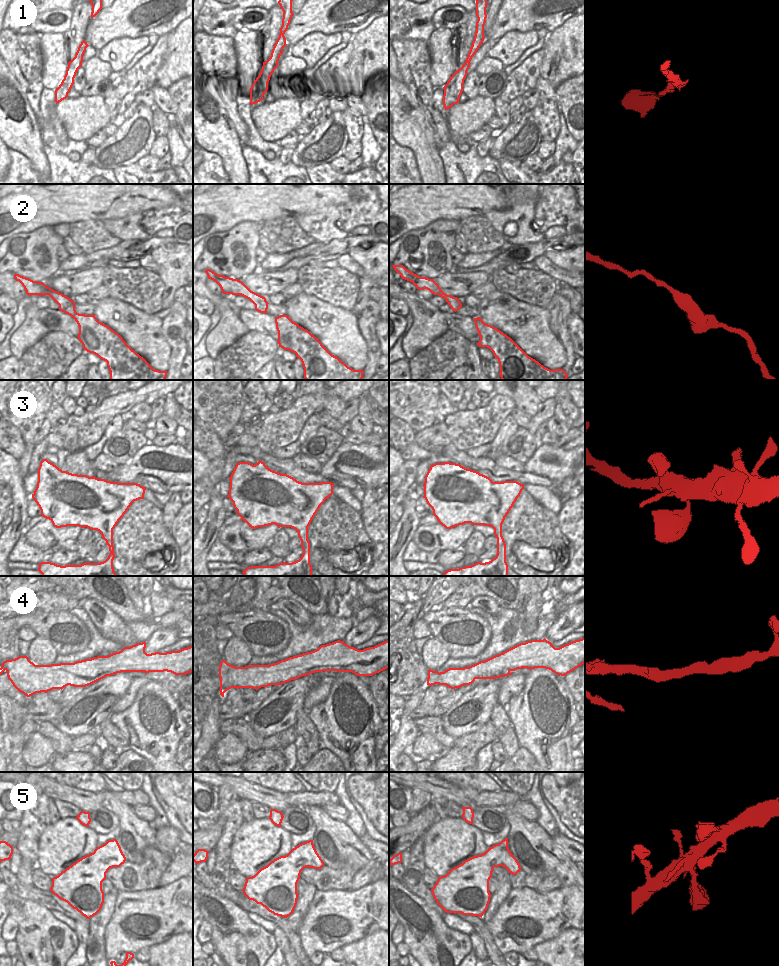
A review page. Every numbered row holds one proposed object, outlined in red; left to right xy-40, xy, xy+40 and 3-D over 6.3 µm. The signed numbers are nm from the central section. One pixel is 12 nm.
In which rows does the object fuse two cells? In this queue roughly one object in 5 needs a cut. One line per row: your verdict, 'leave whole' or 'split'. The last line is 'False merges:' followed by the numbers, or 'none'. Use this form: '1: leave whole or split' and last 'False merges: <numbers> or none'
1: leave whole
2: leave whole
3: leave whole
4: leave whole
5: leave whole
False merges: none

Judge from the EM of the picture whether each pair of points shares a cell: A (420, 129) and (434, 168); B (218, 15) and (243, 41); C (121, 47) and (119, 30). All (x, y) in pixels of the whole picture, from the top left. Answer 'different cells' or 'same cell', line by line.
A: same cell
B: different cells
C: different cells

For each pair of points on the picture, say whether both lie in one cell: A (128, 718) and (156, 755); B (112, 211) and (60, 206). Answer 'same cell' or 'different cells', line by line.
A: same cell
B: same cell

